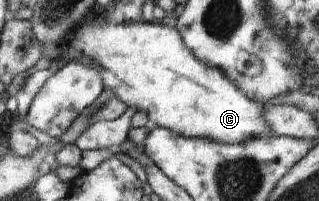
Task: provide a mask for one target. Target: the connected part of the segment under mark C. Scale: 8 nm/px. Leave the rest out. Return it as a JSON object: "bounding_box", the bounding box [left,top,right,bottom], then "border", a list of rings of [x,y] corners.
{"bounding_box":[60,16,274,144],"border":[[[109,16],[94,18],[75,32],[75,38],[61,50],[60,58],[97,66],[105,90],[111,90],[128,107],[145,112],[155,127],[167,128],[183,138],[209,138],[221,144],[239,144],[249,138],[274,135],[265,115],[266,104],[253,102],[222,71],[199,62],[173,26],[143,20],[115,24]]]}

